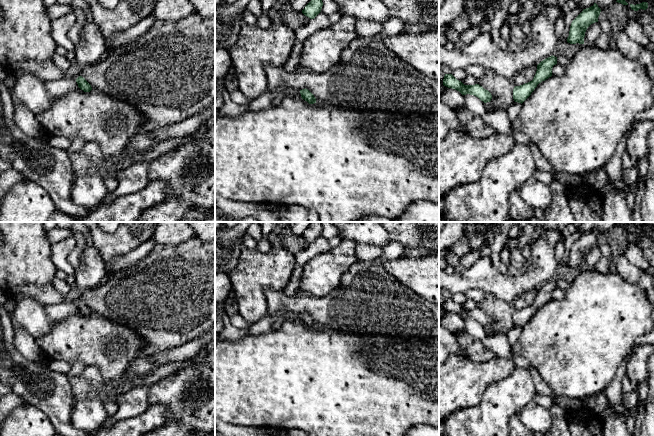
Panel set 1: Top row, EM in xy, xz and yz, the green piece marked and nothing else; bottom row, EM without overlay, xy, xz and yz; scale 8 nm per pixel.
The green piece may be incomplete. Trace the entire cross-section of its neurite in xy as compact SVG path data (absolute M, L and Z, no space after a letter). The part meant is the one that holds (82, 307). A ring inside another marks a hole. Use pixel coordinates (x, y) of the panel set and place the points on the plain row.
M79 300L76 303L76 306L78 308L78 311L83 314L84 316L90 316L92 314L91 309L83 302L82 300Z

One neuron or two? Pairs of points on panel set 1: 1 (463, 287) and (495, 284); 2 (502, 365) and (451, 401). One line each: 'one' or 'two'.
1: one
2: one

